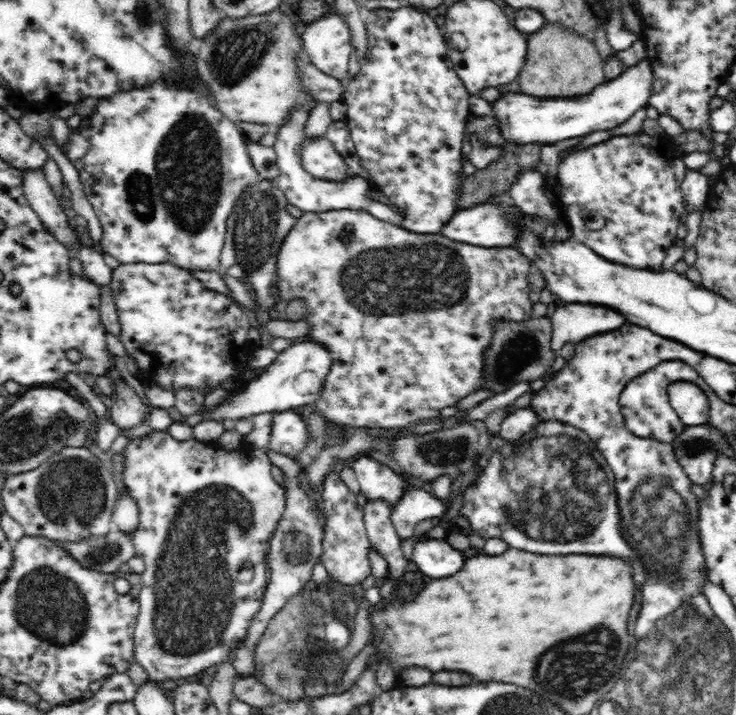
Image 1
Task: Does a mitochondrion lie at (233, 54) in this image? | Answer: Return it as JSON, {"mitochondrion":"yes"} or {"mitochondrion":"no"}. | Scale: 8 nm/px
{"mitochondrion":"yes"}

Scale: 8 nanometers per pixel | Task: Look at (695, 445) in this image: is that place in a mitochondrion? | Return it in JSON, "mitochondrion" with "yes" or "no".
{"mitochondrion":"yes"}

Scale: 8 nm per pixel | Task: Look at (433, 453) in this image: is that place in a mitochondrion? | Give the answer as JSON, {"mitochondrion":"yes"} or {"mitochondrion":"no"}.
{"mitochondrion":"yes"}

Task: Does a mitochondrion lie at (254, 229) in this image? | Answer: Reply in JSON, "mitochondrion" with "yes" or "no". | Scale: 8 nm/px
{"mitochondrion":"yes"}

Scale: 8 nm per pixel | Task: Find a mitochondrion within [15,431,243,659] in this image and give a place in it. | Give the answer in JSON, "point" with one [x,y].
{"point":[72,493]}

